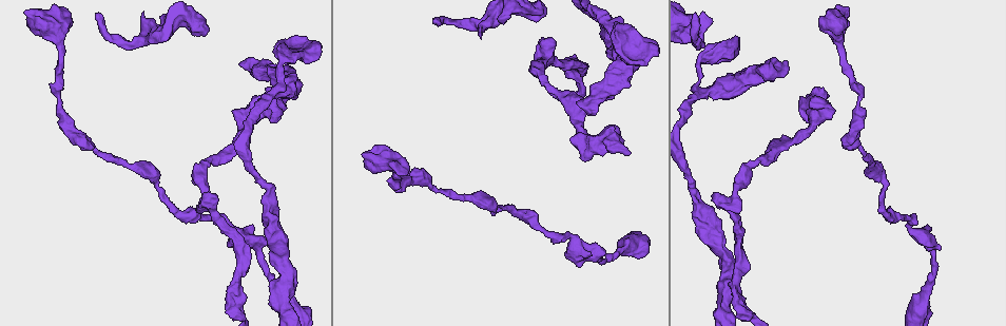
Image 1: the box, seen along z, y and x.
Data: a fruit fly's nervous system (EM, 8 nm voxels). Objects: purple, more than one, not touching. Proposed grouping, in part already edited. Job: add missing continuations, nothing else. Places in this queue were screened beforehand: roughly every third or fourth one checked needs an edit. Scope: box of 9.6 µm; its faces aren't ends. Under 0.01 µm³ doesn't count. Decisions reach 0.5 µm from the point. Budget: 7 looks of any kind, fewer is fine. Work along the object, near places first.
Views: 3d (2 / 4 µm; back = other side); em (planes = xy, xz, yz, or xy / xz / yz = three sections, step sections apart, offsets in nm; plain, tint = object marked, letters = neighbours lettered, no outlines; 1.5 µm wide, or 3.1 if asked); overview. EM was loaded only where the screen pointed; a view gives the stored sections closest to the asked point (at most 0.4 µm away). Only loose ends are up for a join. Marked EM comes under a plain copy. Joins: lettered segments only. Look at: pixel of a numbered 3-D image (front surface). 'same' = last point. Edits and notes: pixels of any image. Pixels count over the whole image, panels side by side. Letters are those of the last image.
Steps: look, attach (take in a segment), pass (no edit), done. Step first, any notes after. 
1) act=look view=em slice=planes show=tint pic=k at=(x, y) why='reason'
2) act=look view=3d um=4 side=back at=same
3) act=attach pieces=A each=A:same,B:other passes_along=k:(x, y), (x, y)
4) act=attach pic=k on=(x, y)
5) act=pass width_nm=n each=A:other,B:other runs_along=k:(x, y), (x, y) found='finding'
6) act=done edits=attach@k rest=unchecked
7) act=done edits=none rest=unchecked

act=look view=3d um=2 pic=1 at=(734, 38) why='branch stops here'

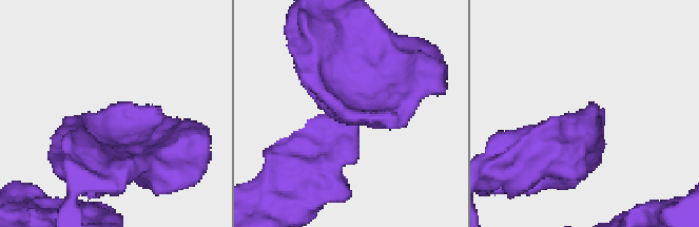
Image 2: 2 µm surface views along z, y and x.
act=look view=em slice=yz step=8 show=tint pic=2 at=(139, 108)

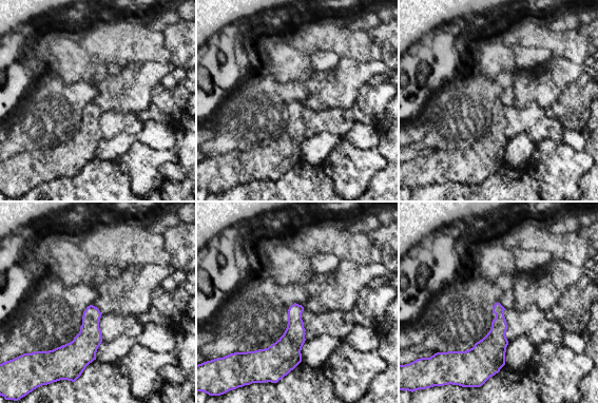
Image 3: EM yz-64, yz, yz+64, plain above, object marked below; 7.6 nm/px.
act=look view=em slice=planes show=letters at=same

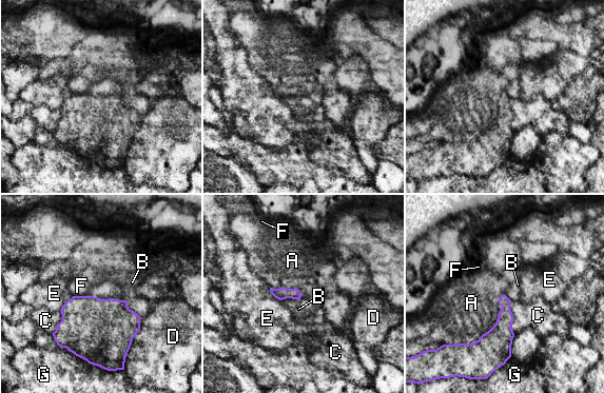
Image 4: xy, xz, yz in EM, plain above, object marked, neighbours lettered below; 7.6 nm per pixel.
act=pass each=A:other,B:other,C:other,D:other,E:other,F:other,G:other border=4:(510, 301), (511, 330), (514, 333) found='no lettered segment goes on from it'

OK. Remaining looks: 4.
act=look view=em slice=planes show=letters pic=1 at=(628, 151) why='an open end'

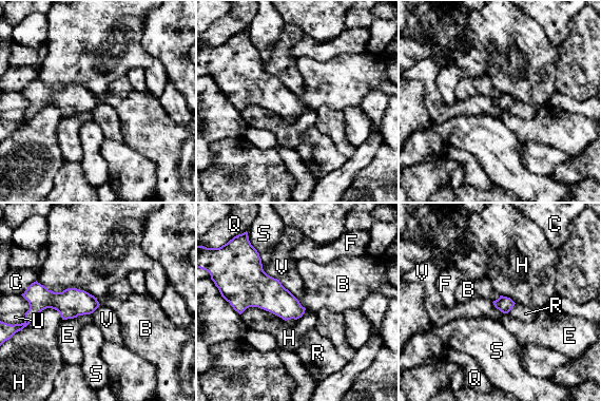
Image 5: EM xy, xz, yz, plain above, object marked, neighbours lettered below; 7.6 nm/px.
act=attach pic=5 on=(525, 313) each=B:other,C:other,E:other,F:other,H:other,Q:other,R:same,S:other,U:other,V:other passes_along=5:(504, 304), (511, 308), (525, 313) found='it goes on there'

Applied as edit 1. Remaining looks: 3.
act=look view=overview why='redraw'

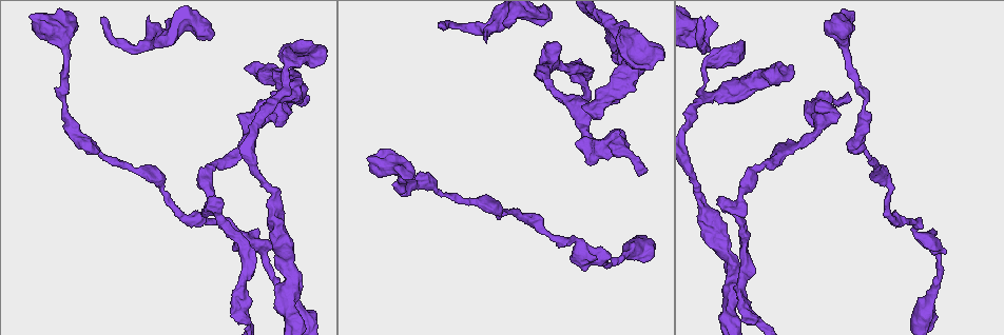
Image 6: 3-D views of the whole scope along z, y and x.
act=look view=em slice=xy step=8 show=tint pic=6 at=(848, 15) why='free end'

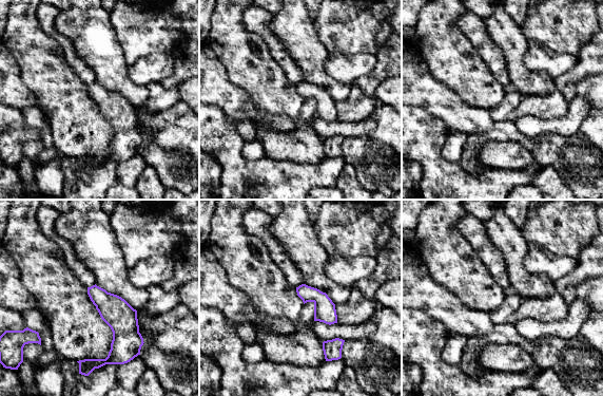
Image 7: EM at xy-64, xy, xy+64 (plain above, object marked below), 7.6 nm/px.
act=look view=em slice=xy step=8 show=letters at=same

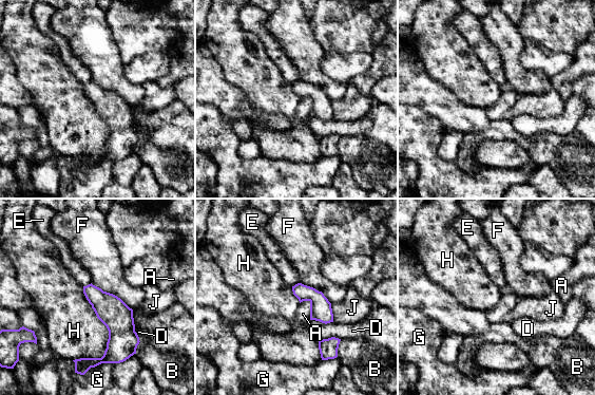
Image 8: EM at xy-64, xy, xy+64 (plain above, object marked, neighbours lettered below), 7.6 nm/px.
act=pass longest_contact=H:550nm each=A:other,B:other,D:other,E:other,F:other,G:other,H:other,J:other border=8:(91, 283), (116, 295), (132, 309) found='none of them fits'

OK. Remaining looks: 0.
act=done edits=attach@5 rest=unchecked

